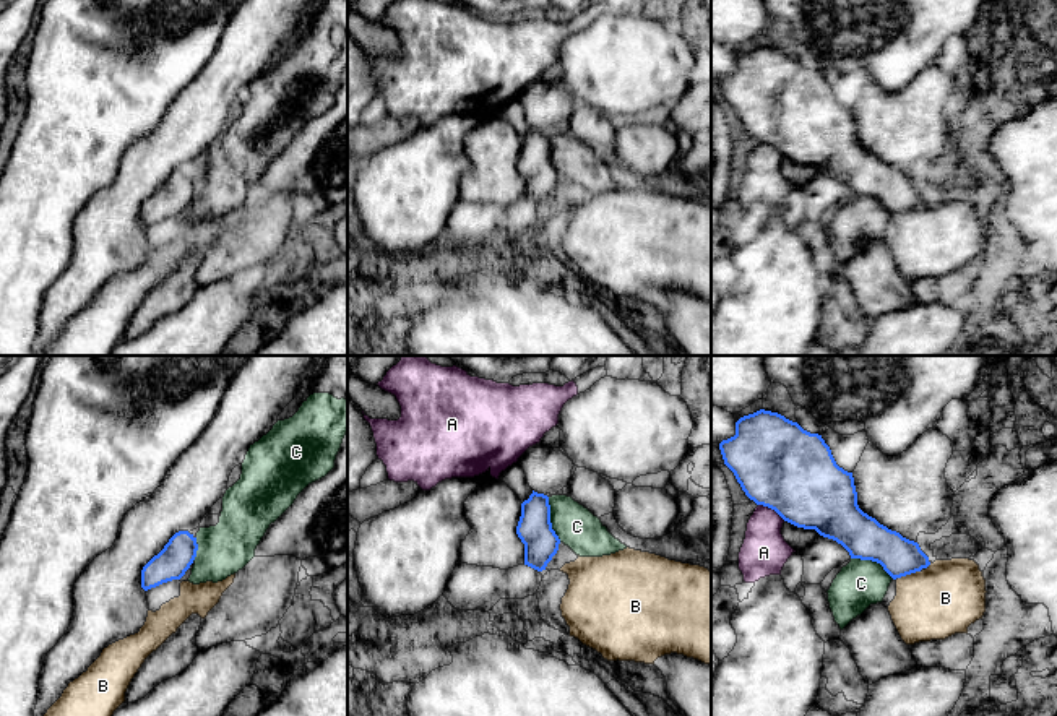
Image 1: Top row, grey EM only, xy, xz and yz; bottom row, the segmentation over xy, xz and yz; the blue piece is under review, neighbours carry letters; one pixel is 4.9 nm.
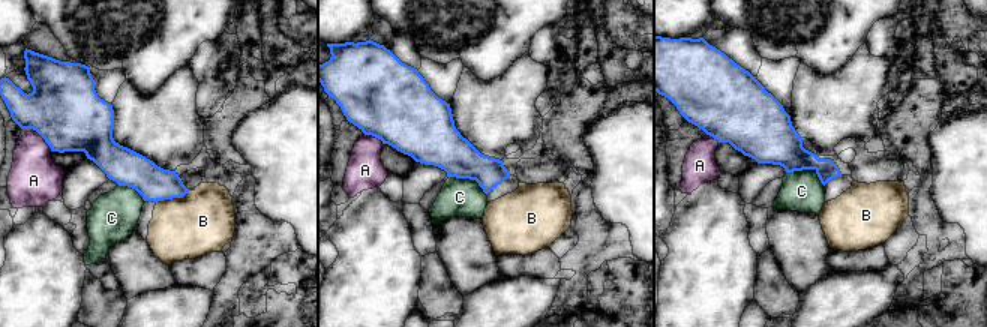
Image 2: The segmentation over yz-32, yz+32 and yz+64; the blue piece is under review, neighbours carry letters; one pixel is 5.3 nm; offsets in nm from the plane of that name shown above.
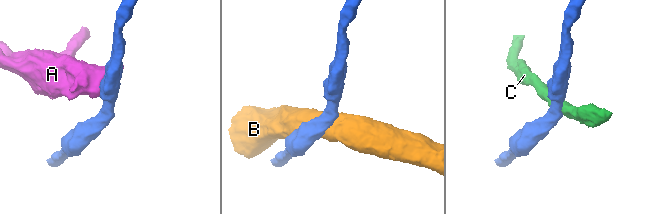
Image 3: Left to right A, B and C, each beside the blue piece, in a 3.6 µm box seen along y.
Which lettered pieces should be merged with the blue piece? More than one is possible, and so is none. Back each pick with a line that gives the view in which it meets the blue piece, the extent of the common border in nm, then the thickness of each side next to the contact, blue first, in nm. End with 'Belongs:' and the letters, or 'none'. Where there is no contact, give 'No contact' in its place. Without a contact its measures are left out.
Belongs: none

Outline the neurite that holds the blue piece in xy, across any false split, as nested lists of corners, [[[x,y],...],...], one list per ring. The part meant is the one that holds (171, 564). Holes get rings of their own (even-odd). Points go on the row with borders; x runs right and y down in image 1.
[[[188,531],[175,533],[164,549],[154,555],[141,570],[141,588],[145,591],[162,583],[180,580],[196,557],[196,537]]]

